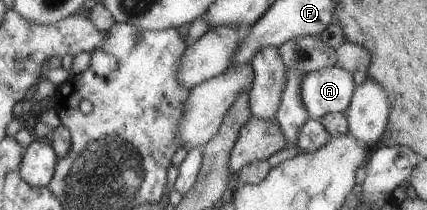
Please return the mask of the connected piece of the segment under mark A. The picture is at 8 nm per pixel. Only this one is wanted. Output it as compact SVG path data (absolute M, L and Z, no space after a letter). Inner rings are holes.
M334 65L303 75L299 83L299 99L308 118L317 120L327 113L347 109L354 89L352 74Z

